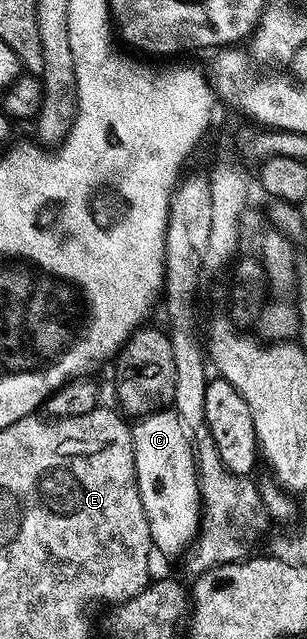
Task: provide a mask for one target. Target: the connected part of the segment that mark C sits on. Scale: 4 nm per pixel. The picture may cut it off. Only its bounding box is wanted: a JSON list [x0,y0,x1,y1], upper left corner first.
[132,410,201,557]

